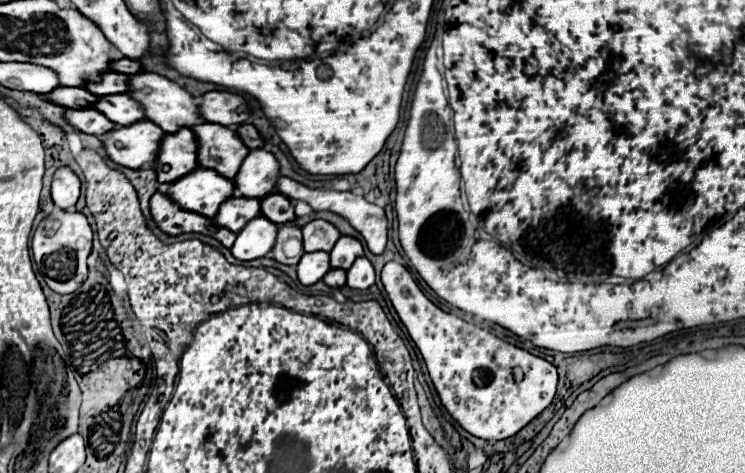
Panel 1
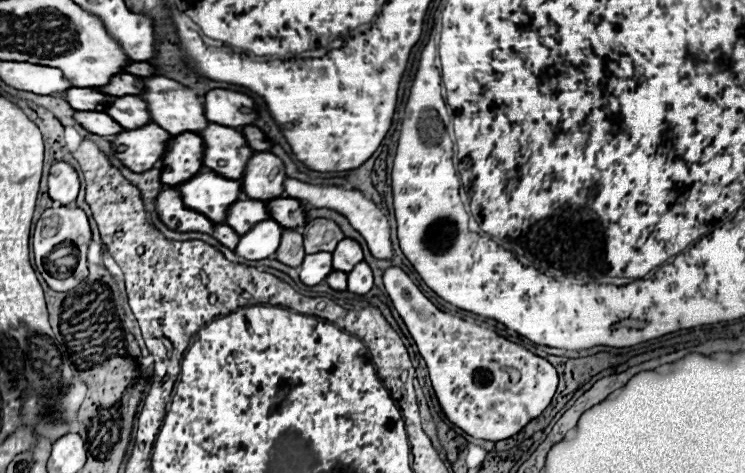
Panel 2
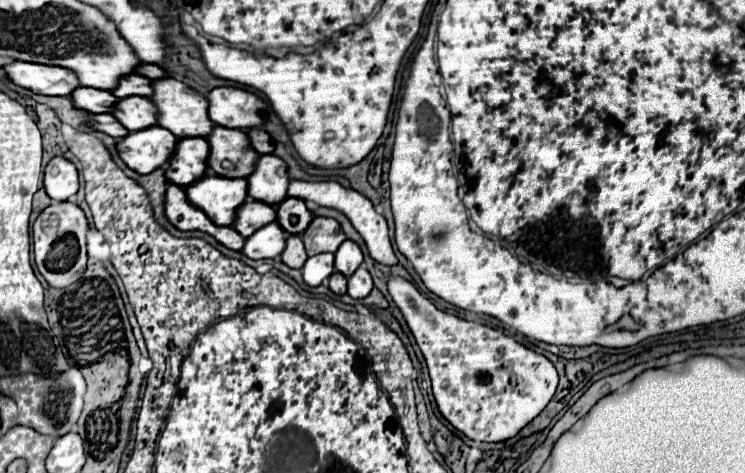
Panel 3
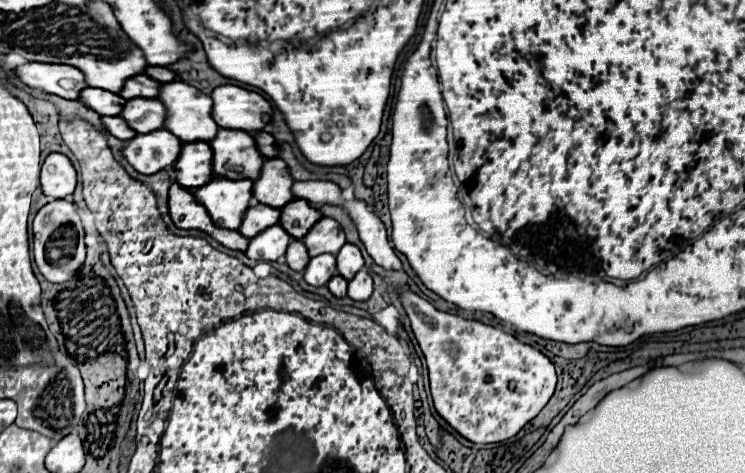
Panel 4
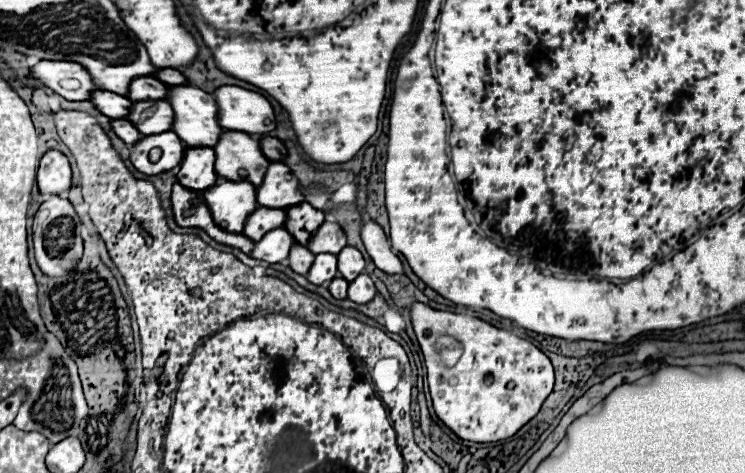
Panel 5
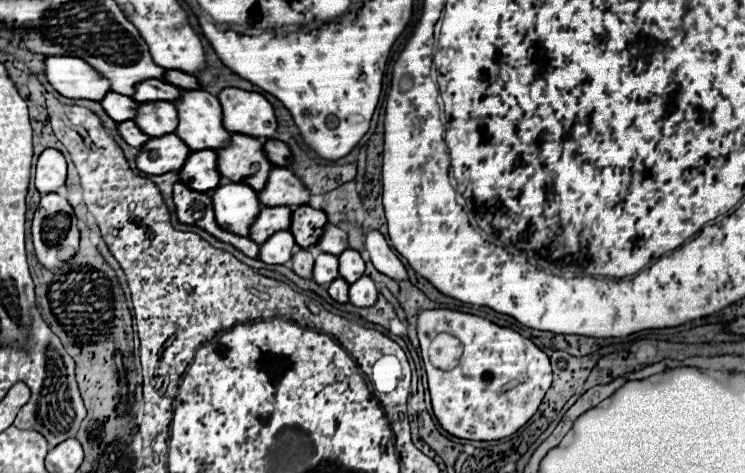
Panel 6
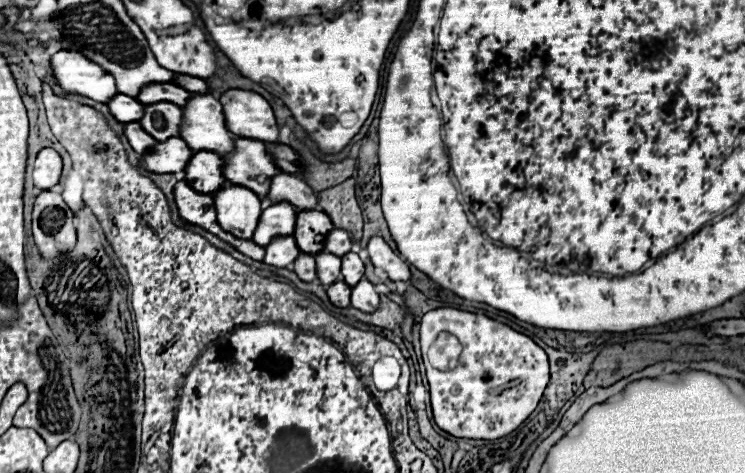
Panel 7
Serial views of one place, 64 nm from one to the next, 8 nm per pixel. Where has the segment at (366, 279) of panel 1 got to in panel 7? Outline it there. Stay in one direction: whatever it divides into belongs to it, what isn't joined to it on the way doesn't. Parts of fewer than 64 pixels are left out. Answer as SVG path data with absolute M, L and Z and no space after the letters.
M362 278L356 286L352 286L352 306L362 312L372 312L380 304L380 296L374 290L374 284L366 278Z

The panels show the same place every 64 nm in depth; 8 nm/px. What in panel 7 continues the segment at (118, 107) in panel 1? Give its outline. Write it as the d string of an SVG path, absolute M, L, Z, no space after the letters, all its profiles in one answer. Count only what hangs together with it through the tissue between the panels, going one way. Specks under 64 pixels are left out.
M170 102L148 104L144 108L144 116L138 122L150 136L154 136L160 142L160 140L180 134L182 108Z

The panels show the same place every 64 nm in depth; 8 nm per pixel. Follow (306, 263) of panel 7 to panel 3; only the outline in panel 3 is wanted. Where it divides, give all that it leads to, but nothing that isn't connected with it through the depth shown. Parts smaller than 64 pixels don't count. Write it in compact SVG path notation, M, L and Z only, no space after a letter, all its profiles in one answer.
M288 234L286 246L284 246L280 258L282 258L282 262L288 264L290 268L302 268L302 266L304 266L304 260L306 260L308 256L306 256L302 238L300 238L298 234Z

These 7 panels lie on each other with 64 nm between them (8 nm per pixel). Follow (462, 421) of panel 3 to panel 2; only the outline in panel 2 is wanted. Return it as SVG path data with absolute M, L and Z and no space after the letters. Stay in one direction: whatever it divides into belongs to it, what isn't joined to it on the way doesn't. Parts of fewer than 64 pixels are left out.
M390 266L388 270L384 270L382 280L384 280L386 292L388 292L394 308L402 316L410 336L414 338L414 342L420 350L420 356L426 362L430 380L432 380L432 388L438 396L438 402L440 402L444 414L448 416L448 420L452 424L456 424L458 428L462 428L466 434L470 434L474 438L498 442L498 440L506 440L506 438L518 434L530 420L534 420L536 416L540 416L546 410L546 406L552 402L554 392L558 388L558 374L548 360L532 354L530 350L526 350L514 342L508 342L506 338L498 336L492 330L486 330L482 326L476 326L472 322L466 322L462 318L456 318L452 314L438 310L420 292L420 288L412 282L412 278L398 266Z

